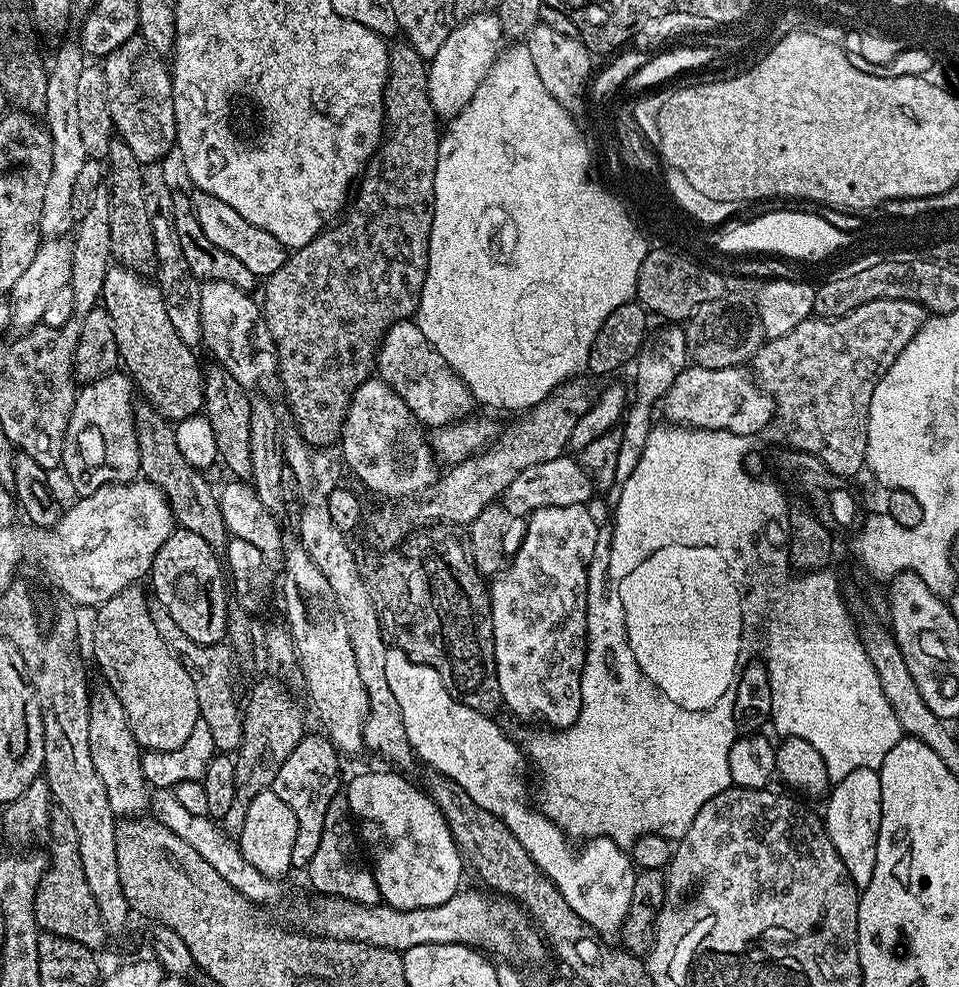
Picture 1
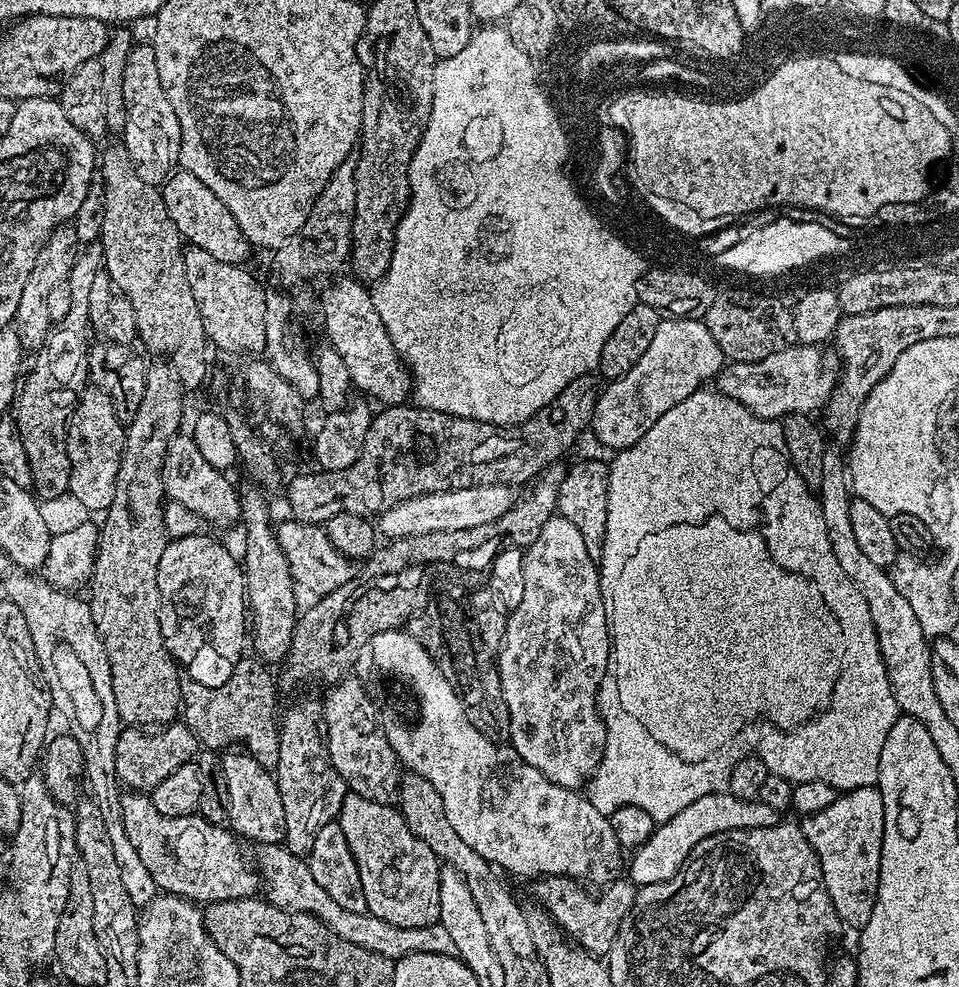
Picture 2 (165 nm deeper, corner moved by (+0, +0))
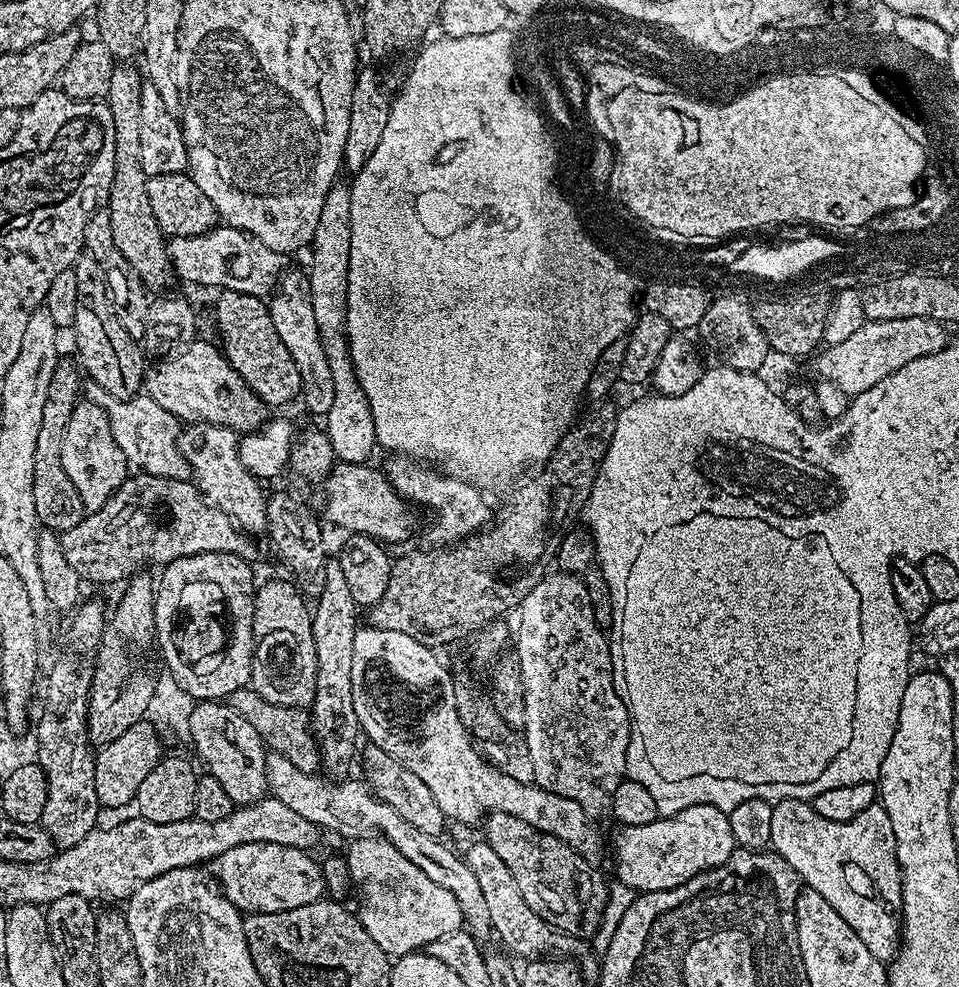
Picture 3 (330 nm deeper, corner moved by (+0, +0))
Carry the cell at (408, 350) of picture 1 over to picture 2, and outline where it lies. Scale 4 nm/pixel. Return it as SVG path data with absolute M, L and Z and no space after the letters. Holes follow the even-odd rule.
M332 280L335 288L328 292L328 305L322 316L327 343L335 348L342 362L346 362L346 370L350 370L352 383L359 391L361 388L369 392L384 406L403 404L414 388L412 373L394 350L394 342L390 342L390 334L386 334L382 318L378 318L378 310L372 304L372 292L356 280Z

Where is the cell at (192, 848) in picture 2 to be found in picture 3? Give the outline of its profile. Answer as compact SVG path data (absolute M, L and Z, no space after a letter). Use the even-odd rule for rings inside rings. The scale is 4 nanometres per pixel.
M274 842L234 846L211 861L210 872L222 895L244 914L278 914L297 906L310 906L310 902L321 899L326 892L324 869L319 859L316 861L303 848L278 846Z

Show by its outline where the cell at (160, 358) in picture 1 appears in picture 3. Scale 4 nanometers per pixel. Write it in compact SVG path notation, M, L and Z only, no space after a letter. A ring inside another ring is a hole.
M117 63L114 74L110 74L110 90L106 103L110 110L110 118L114 118L114 182L110 186L110 194L106 207L110 214L110 226L114 230L114 249L119 259L131 266L138 274L138 278L149 290L168 290L174 281L172 263L168 257L168 245L163 230L158 226L158 218L154 218L154 210L150 210L148 197L148 175L142 170L142 72L135 63Z

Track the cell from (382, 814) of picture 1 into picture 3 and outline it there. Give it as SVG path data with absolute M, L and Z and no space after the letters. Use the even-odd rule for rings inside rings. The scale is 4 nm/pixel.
M379 834L358 836L349 844L346 859L355 891L360 891L360 921L389 958L427 949L430 942L445 934L461 931L464 919L454 894L422 874L398 846Z

